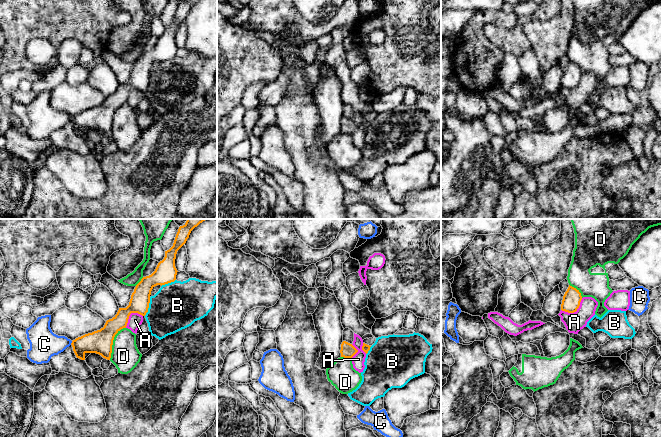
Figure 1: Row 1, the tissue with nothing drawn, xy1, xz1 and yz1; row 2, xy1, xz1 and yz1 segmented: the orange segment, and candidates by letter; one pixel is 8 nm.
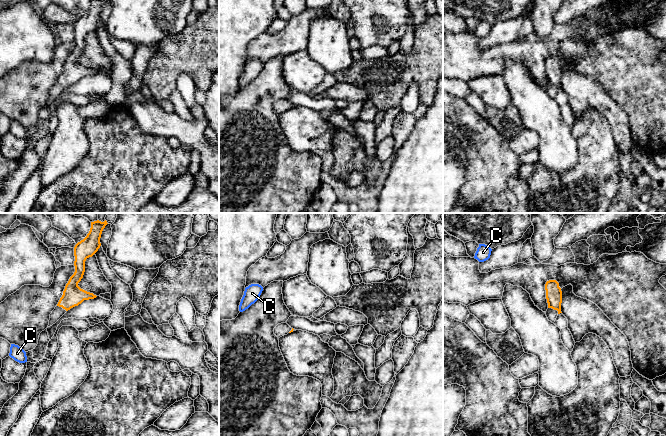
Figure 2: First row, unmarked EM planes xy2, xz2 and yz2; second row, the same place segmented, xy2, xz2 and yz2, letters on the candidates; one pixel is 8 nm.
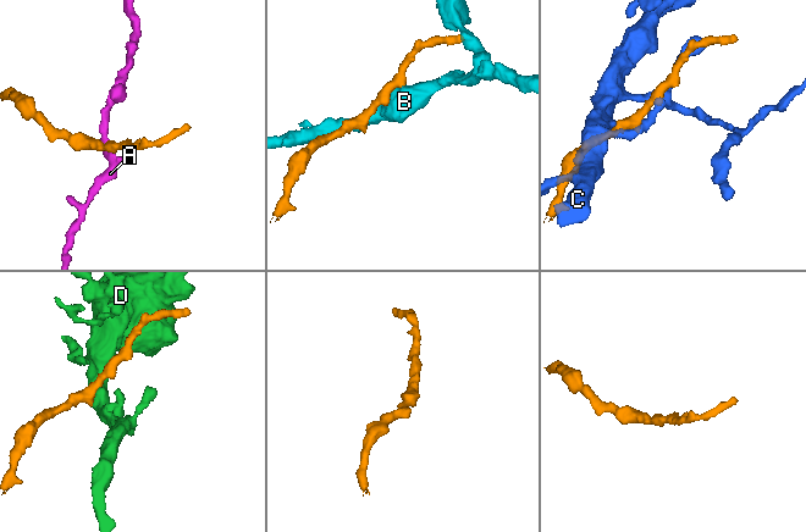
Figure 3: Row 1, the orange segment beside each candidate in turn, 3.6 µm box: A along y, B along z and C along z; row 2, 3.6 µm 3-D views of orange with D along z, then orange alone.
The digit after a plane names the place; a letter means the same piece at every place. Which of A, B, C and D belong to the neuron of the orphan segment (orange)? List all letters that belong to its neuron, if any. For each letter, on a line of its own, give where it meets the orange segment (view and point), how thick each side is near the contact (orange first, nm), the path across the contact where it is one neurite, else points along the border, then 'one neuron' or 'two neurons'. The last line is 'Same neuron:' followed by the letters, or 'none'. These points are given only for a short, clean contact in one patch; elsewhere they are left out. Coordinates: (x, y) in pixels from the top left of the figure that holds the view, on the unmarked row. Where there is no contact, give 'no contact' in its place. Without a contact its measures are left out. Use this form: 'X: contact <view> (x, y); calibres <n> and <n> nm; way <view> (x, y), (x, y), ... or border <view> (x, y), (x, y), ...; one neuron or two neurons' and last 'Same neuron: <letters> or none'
A: contact yz1 (574, 87); calibres 140 and 160 nm; border yz1 (582, 74), (579, 83), (575, 87), (565, 88), (561, 86); two neurons
B: contact xy1 (148, 82); calibres 160 and 380 nm; border xy1 (150, 73), (148, 87), (144, 91); two neurons
C: contact xy1 (71, 119); calibres 190 and 240 nm; two neurons
D: contact xy1 (112, 118); calibres 190 and 220 nm; two neurons
Same neuron: none

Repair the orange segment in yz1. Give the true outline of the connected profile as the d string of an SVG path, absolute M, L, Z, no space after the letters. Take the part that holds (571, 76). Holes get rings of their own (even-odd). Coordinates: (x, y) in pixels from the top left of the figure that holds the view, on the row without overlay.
M569 61L563 72L561 86L568 89L574 89L579 84L581 76L582 72L579 66Z

